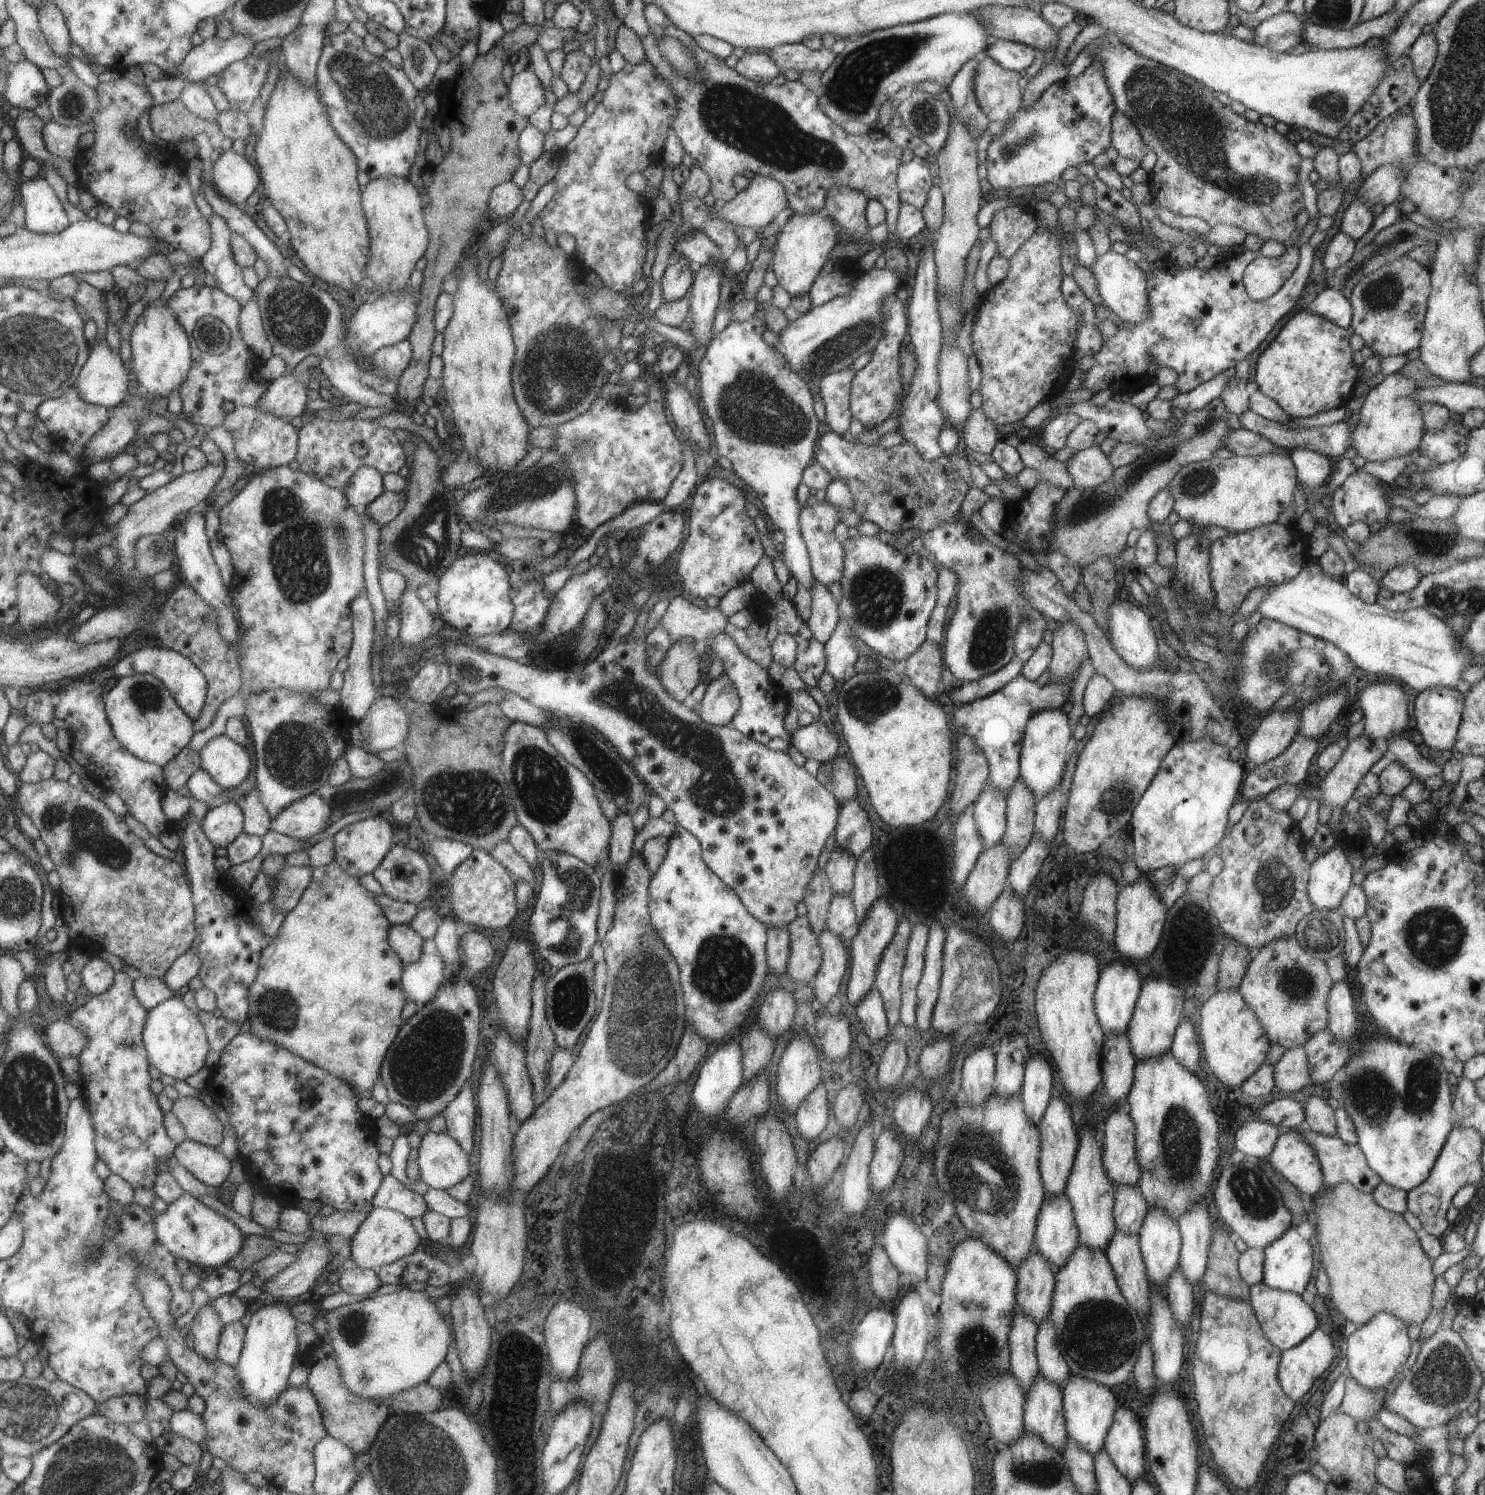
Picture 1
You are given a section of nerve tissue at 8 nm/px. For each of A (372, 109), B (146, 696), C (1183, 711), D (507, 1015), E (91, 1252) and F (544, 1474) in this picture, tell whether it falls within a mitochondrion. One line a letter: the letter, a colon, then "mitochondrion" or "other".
A: mitochondrion
B: mitochondrion
C: other
D: other
E: mitochondrion
F: other

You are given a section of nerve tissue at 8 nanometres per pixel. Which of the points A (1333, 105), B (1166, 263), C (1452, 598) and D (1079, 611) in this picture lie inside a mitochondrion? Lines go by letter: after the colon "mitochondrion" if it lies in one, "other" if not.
A: mitochondrion
B: other
C: mitochondrion
D: other

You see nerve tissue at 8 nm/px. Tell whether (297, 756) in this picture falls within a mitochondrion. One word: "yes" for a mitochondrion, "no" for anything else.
yes

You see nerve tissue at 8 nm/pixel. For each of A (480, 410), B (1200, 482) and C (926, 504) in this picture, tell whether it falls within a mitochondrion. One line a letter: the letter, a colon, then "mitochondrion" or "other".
A: other
B: mitochondrion
C: mitochondrion

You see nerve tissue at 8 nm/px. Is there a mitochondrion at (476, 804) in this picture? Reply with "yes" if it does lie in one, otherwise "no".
yes

